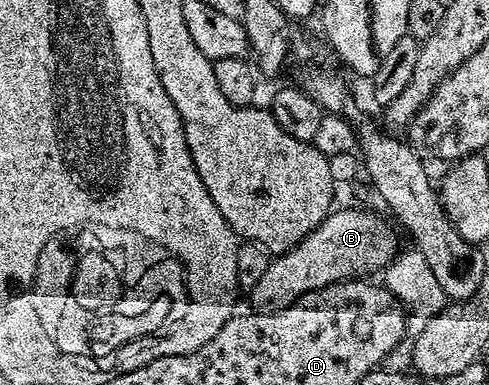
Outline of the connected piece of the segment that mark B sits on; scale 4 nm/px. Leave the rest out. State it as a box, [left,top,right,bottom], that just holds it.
[247,208,399,312]

